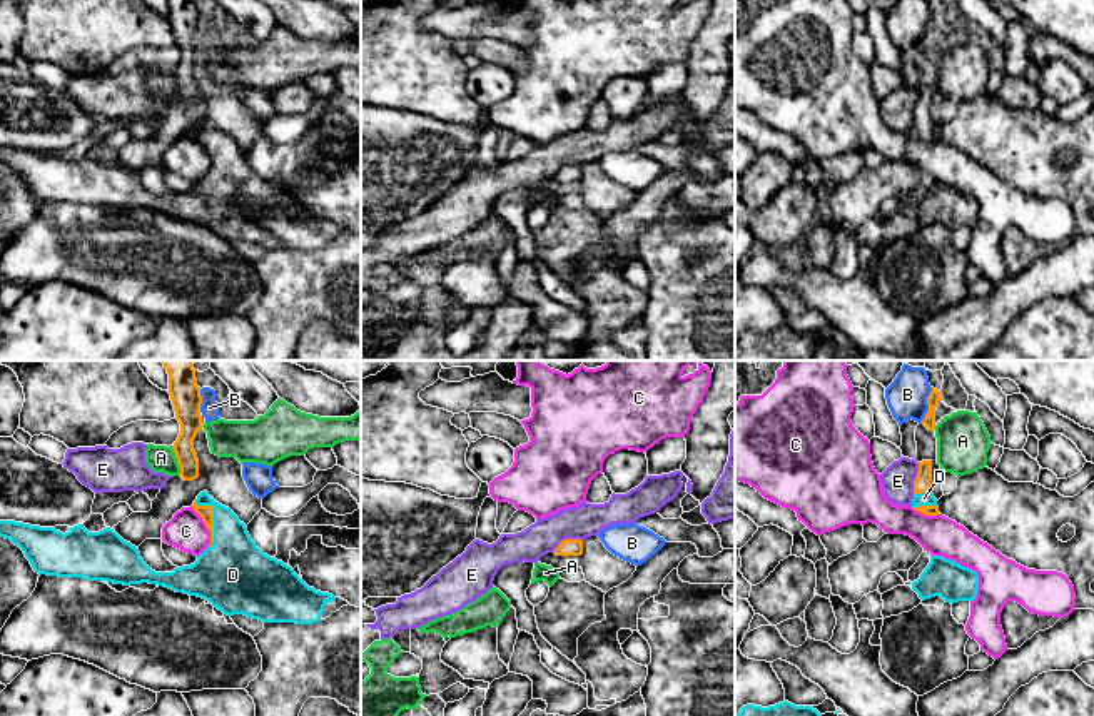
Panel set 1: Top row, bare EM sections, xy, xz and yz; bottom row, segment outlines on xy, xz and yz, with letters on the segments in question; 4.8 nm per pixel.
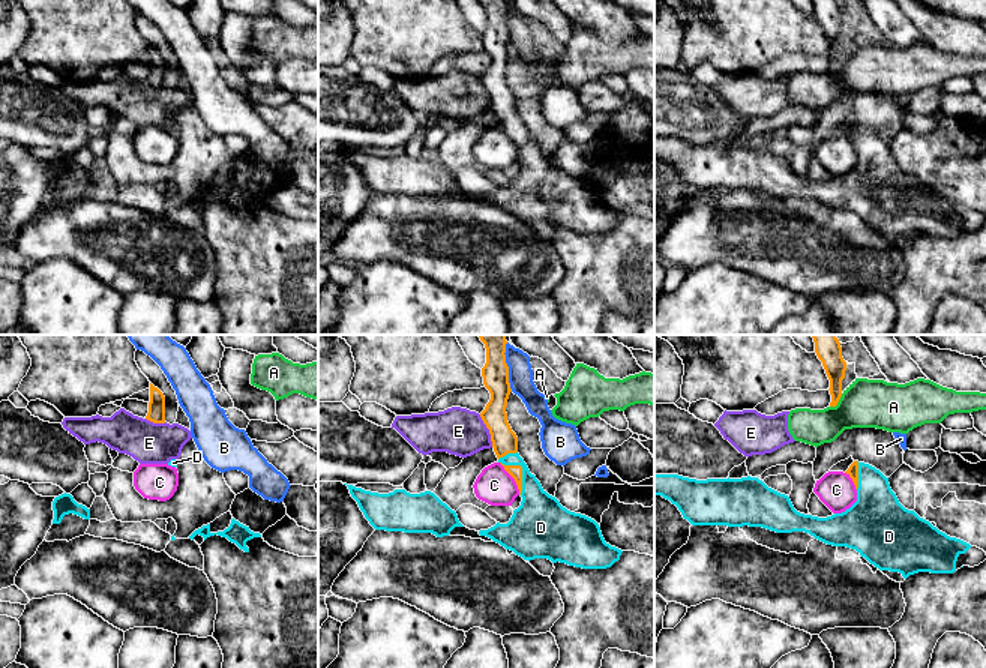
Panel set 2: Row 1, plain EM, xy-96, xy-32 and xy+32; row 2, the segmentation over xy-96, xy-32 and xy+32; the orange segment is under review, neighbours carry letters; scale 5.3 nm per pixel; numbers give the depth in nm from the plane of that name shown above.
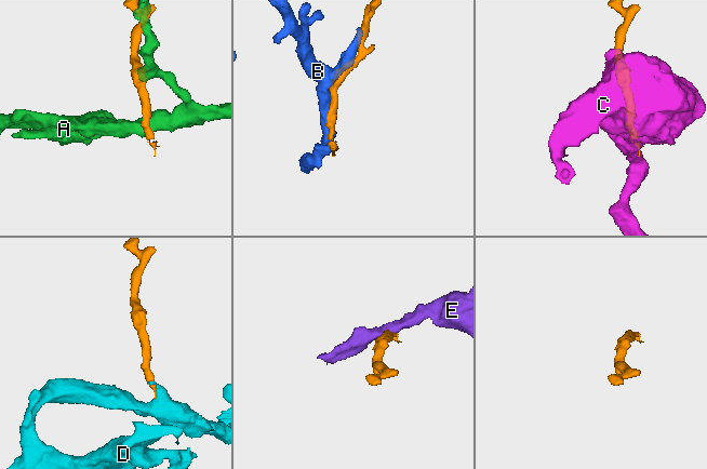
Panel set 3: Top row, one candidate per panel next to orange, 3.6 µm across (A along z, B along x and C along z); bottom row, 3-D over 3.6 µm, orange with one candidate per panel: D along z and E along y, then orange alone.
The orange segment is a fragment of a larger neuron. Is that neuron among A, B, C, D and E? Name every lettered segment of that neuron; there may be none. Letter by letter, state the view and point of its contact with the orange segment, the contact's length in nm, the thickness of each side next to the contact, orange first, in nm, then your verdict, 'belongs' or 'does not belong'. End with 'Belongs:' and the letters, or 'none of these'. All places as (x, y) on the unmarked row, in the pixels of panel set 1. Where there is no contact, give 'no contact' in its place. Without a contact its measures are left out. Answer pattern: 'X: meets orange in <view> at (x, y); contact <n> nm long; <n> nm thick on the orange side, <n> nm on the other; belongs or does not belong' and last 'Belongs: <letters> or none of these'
A: meets orange in xy at (177, 87); contact 150 nm long; 130 nm thick on the orange side, 130 nm on the other; does not belong
B: meets orange in yz at (929, 32); contact 190 nm long; 60 nm thick on the orange side, 190 nm on the other; does not belong
C: meets orange in xy at (206, 151); contact 220 nm long; 70 nm thick on the orange side, 190 nm on the other; does not belong
D: meets orange in xy at (212, 146); contact 240 nm long; 70 nm thick on the orange side, 300 nm on the other; belongs
E: meets orange in yz at (916, 105); contact 160 nm long; 80 nm thick on the orange side, 160 nm on the other; does not belong
Belongs: D

